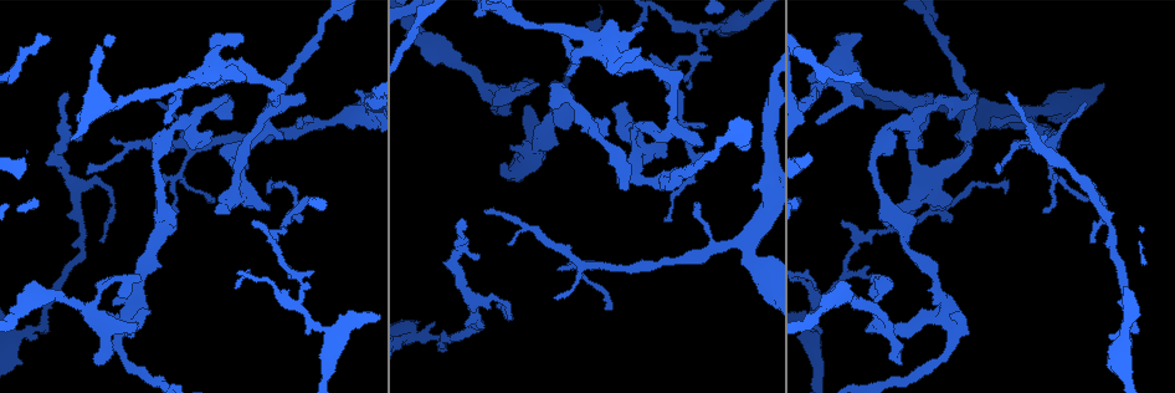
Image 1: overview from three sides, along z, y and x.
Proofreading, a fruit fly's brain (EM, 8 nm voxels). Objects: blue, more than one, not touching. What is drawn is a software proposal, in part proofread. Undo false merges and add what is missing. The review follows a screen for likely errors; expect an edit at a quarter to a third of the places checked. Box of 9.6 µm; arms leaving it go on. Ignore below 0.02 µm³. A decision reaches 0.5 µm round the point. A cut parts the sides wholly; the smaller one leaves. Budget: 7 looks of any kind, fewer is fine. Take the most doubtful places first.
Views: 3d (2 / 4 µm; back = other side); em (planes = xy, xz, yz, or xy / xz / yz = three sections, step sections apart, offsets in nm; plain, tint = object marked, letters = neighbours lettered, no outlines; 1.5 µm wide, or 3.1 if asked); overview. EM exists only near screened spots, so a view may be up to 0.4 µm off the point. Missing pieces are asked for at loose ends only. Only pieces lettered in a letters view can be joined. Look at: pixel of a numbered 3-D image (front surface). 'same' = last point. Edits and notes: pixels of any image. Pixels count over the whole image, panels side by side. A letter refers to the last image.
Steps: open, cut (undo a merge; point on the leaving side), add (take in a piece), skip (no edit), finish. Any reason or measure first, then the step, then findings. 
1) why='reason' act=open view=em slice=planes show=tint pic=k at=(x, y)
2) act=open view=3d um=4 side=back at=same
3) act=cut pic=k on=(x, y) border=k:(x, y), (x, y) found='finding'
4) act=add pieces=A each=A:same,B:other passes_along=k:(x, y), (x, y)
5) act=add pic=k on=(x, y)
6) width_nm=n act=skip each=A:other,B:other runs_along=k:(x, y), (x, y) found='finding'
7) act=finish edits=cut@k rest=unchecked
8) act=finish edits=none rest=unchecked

why='free end' act=open view=em slice=planes show=letters pic=1 at=(652, 55)

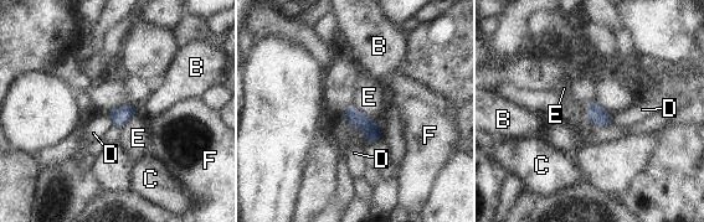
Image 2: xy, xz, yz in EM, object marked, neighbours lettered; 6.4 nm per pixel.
longest_contact=E:200nm act=skip each=B:other,C:other,D:other,E:other,F:other border=2:(352, 106), (378, 123) found='no lettered piece goes on from it'

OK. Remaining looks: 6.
why='free end' act=open view=em slice=xz step=8 show=letters pic=1 at=(870, 323)

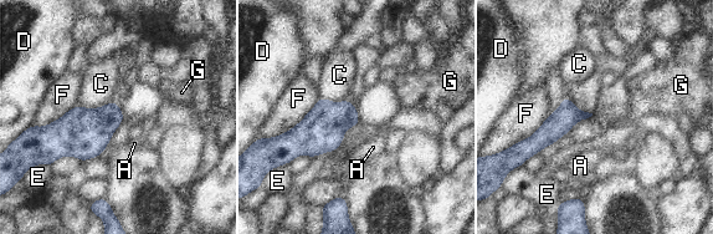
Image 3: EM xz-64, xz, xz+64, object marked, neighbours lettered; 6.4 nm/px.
why='another direction' act=open view=em slice=planes show=letters at=same

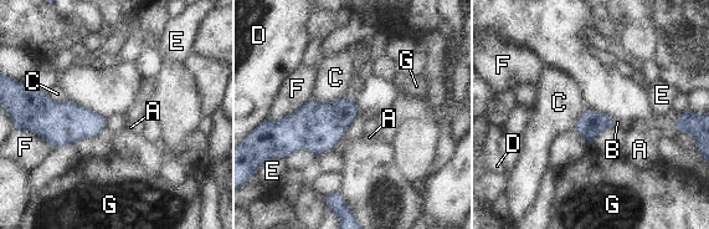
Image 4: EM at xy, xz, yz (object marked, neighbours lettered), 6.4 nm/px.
act=skip each=A:other,B:other,C:other,D:other,E:other,F:other,G:other border=4:(350, 95), (332, 101), (312, 98) found='no lettered piece goes on from it'

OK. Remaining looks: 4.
why='stops while still wide' act=open view=em slice=xz step=4 show=letters pic=1 at=(356, 92)

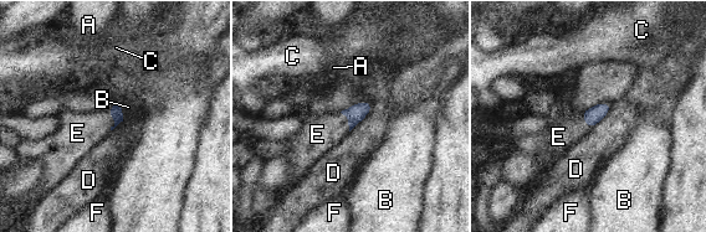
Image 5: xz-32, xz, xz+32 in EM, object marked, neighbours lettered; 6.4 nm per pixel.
act=add pieces=E each=A:other,B:other,C:other,D:other,E:same,F:other found='it goes on there'

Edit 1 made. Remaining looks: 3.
act=finish edits=add@5 rest=unchecked

